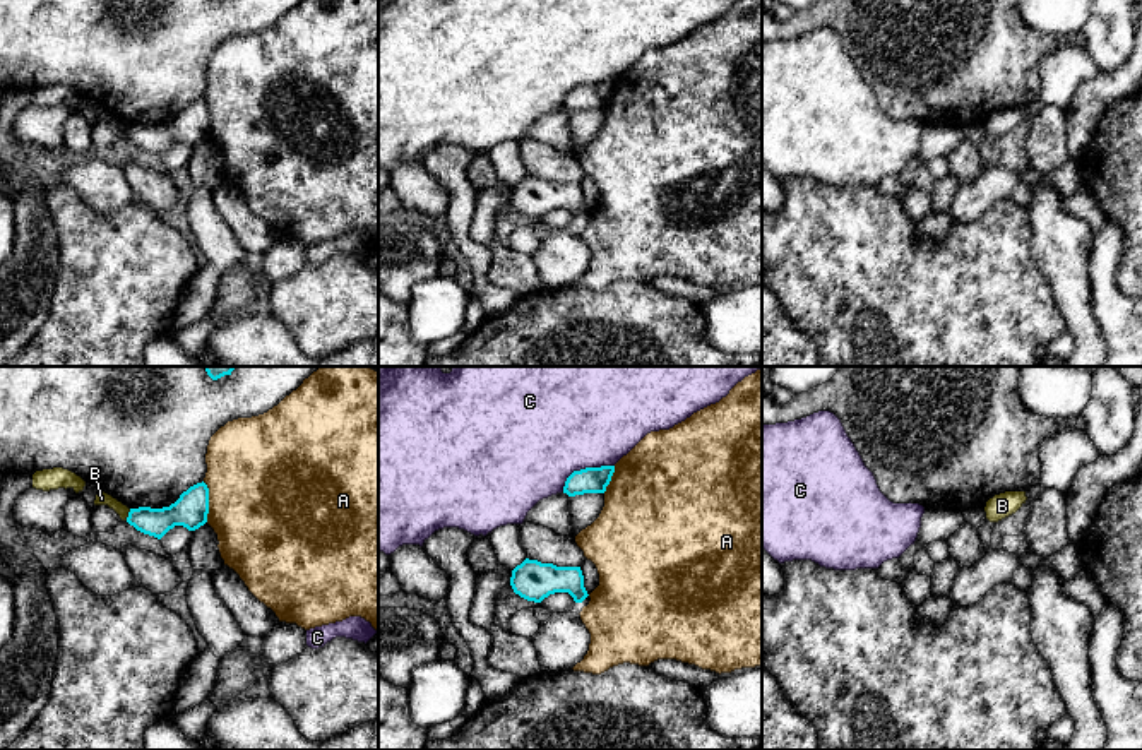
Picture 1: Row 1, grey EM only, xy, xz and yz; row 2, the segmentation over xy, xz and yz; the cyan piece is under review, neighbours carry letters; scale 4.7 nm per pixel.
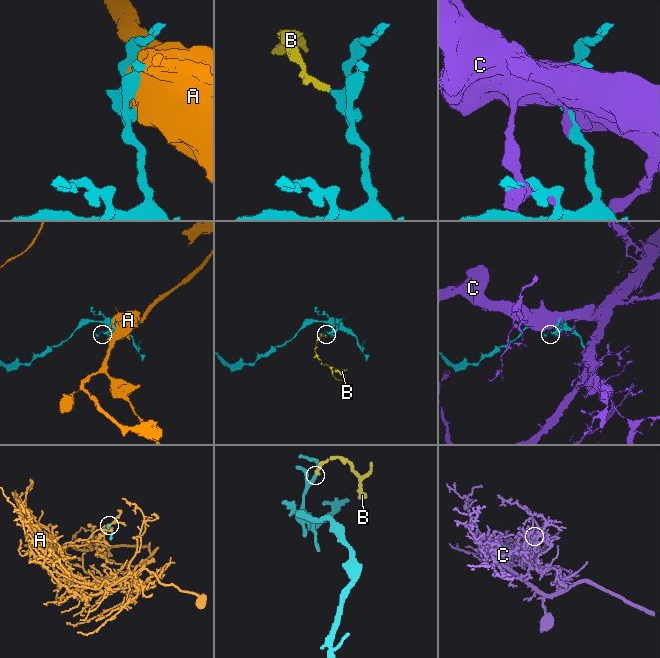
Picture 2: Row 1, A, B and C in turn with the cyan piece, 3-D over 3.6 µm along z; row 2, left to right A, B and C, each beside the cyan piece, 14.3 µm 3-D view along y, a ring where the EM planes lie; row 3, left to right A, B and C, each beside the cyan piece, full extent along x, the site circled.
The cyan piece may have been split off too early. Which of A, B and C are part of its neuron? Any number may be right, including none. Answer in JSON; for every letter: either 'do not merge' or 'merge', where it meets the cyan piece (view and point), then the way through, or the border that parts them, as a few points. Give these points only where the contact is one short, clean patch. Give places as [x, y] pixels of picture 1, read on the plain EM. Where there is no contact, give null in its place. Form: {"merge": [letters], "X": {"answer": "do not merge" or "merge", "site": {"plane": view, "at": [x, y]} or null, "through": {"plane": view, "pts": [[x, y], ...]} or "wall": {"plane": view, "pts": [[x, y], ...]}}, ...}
{"merge": [], "A": {"answer": "do not merge", "site": {"plane": "xy", "at": [208, 119]}}, "B": {"answer": "do not merge", "site": {"plane": "xy", "at": [129, 130]}, "wall": {"plane": "xy", "pts": [[130, 125], [125, 136]]}}, "C": {"answer": "do not merge", "site": {"plane": "xz", "at": [586, 84]}}}

